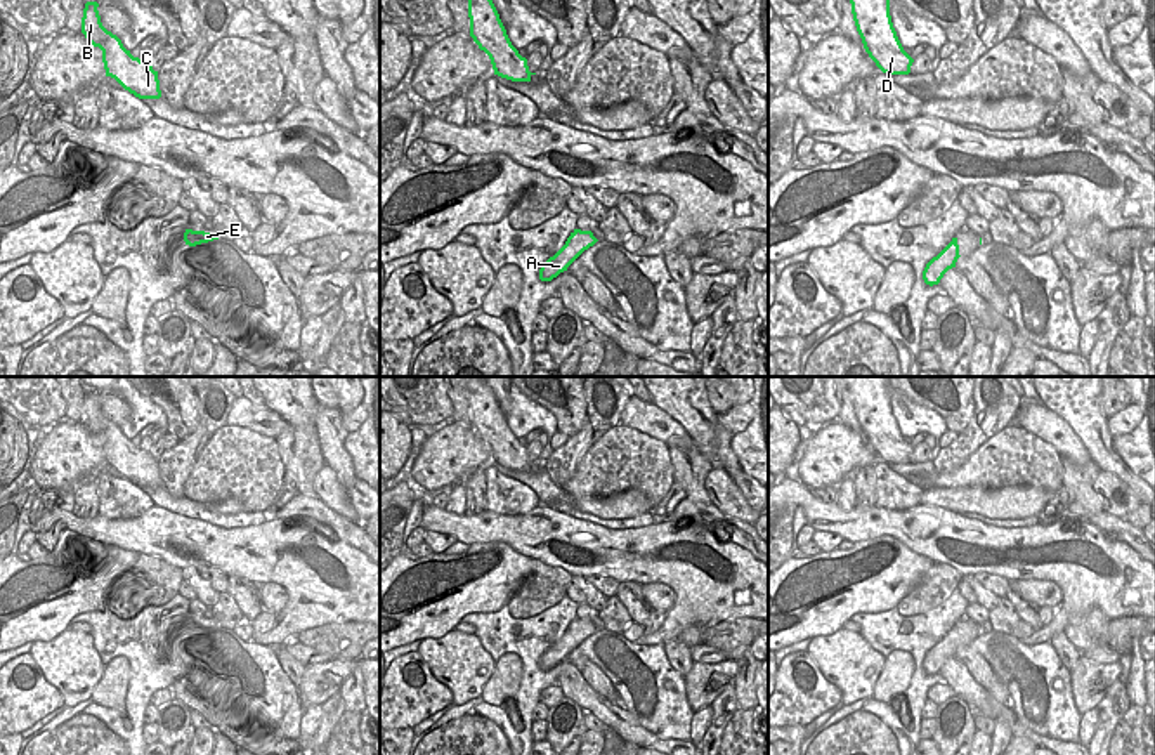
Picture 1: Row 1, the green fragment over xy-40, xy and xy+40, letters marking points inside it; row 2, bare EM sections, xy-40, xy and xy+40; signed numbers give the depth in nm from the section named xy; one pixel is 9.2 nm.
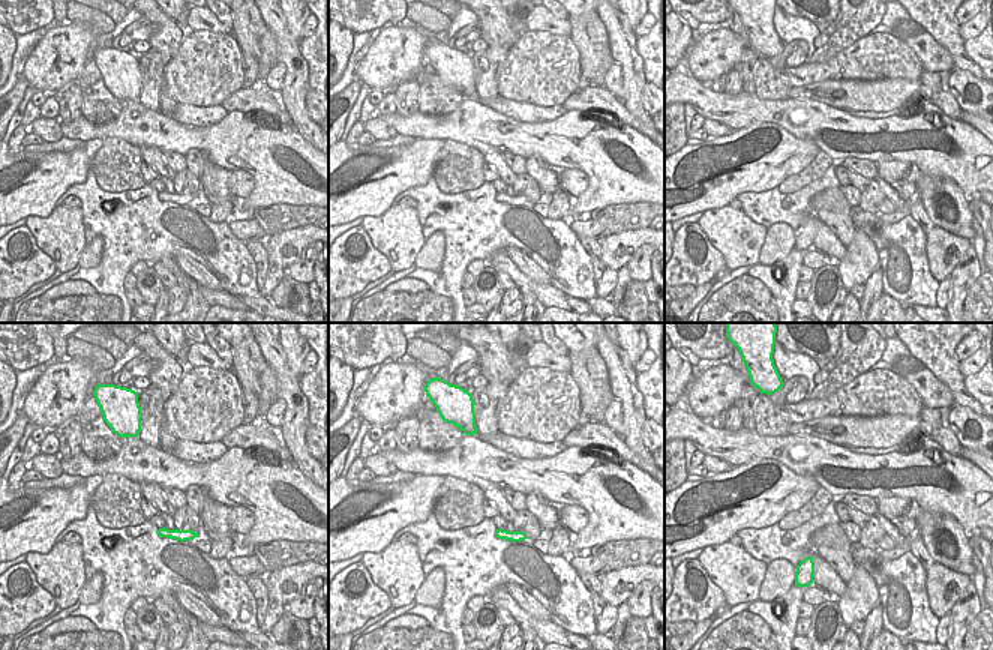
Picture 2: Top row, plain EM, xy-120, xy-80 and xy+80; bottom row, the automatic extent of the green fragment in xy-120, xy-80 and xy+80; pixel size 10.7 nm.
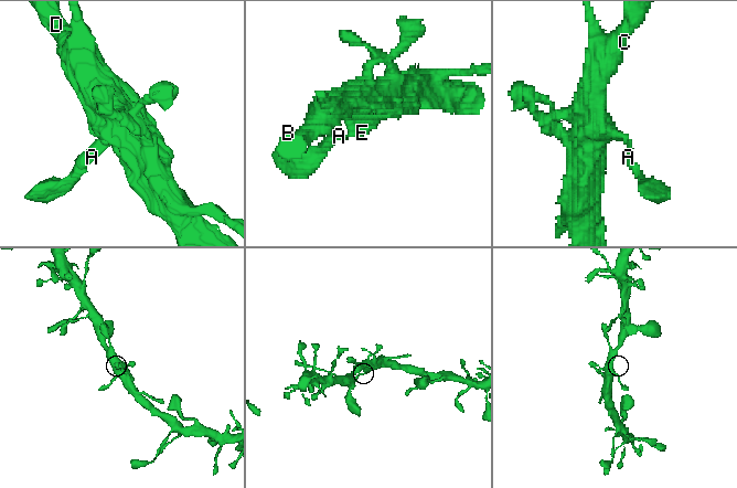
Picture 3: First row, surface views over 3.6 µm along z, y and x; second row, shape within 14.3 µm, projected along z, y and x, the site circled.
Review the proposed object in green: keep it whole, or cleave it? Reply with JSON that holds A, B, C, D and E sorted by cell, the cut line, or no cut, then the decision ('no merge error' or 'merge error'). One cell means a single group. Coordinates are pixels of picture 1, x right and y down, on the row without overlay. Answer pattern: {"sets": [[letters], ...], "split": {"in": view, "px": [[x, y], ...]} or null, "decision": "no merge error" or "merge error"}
{"sets": [["A", "B", "C", "D", "E"]], "split": null, "decision": "no merge error"}

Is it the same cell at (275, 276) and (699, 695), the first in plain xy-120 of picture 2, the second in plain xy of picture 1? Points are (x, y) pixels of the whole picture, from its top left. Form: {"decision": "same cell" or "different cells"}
{"decision": "different cells"}

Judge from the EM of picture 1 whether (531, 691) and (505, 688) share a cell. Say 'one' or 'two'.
two

